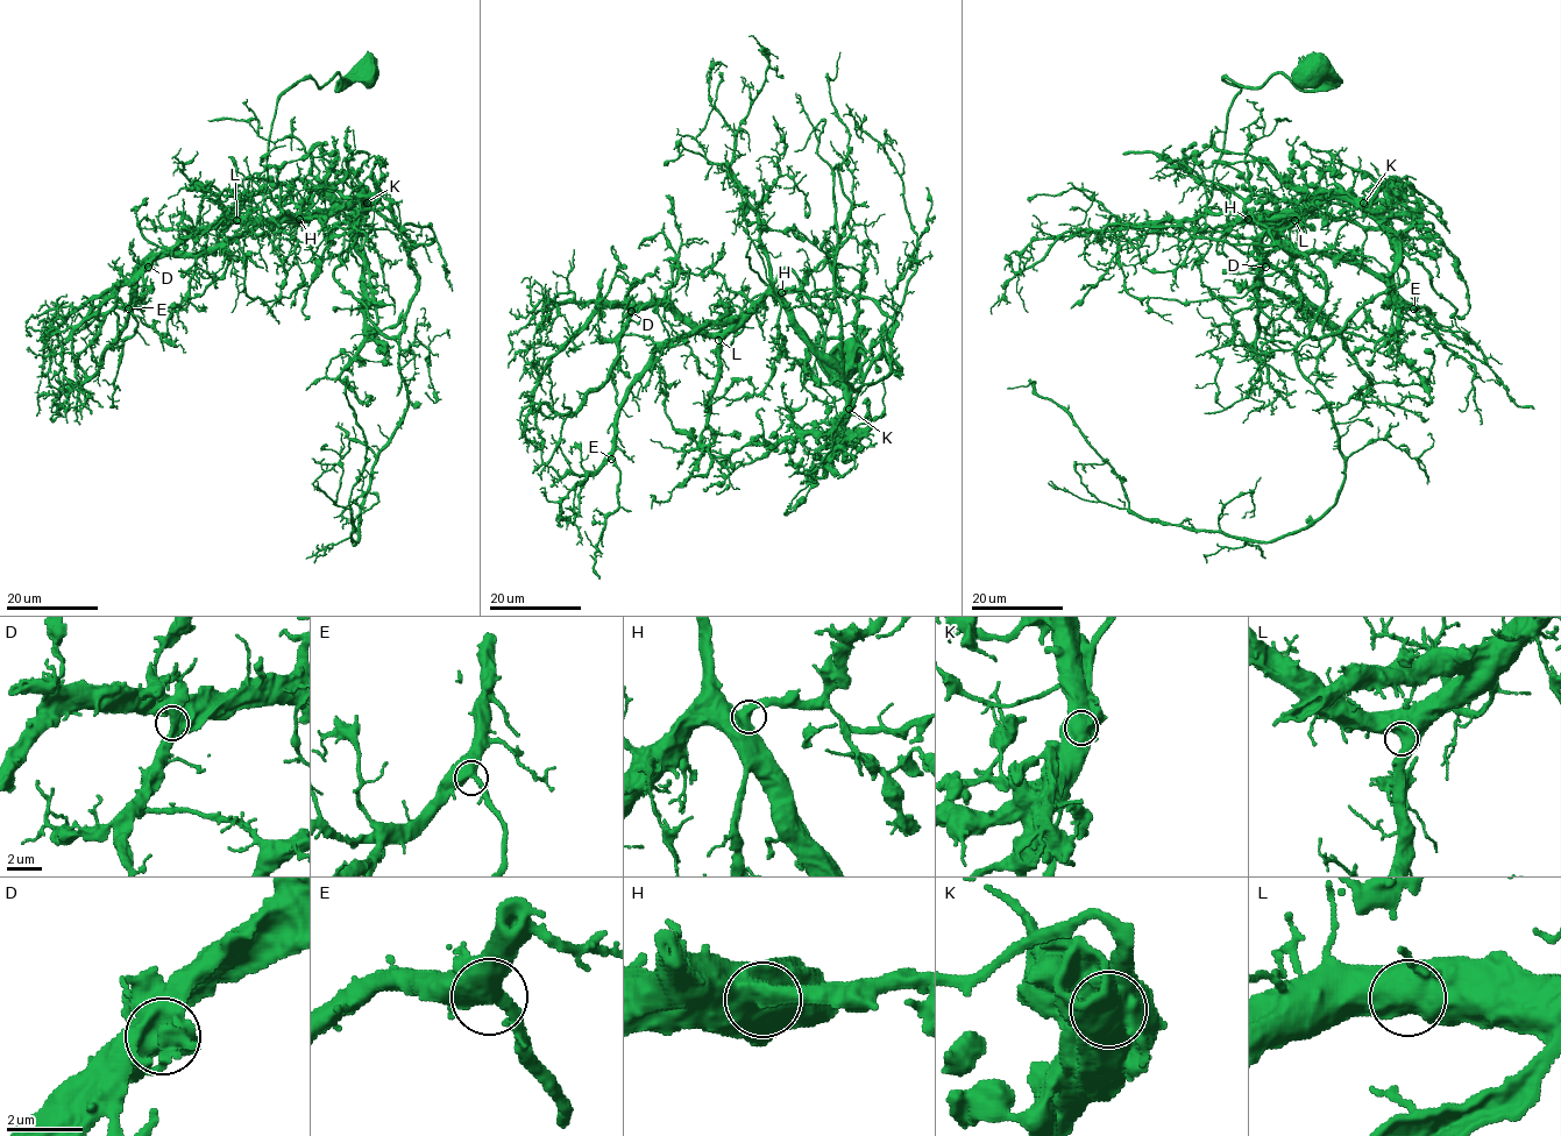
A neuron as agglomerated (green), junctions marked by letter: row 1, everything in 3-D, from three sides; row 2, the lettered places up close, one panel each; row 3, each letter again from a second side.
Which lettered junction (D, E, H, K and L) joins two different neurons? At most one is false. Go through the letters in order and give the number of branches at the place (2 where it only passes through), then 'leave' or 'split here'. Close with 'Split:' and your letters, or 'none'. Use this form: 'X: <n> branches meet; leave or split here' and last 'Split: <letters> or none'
D: 2 branches meet; leave
E: 2 branches meet; leave
H: 2 branches meet; leave
K: 2 branches meet; split here
L: 2 branches meet; leave
Split: K

